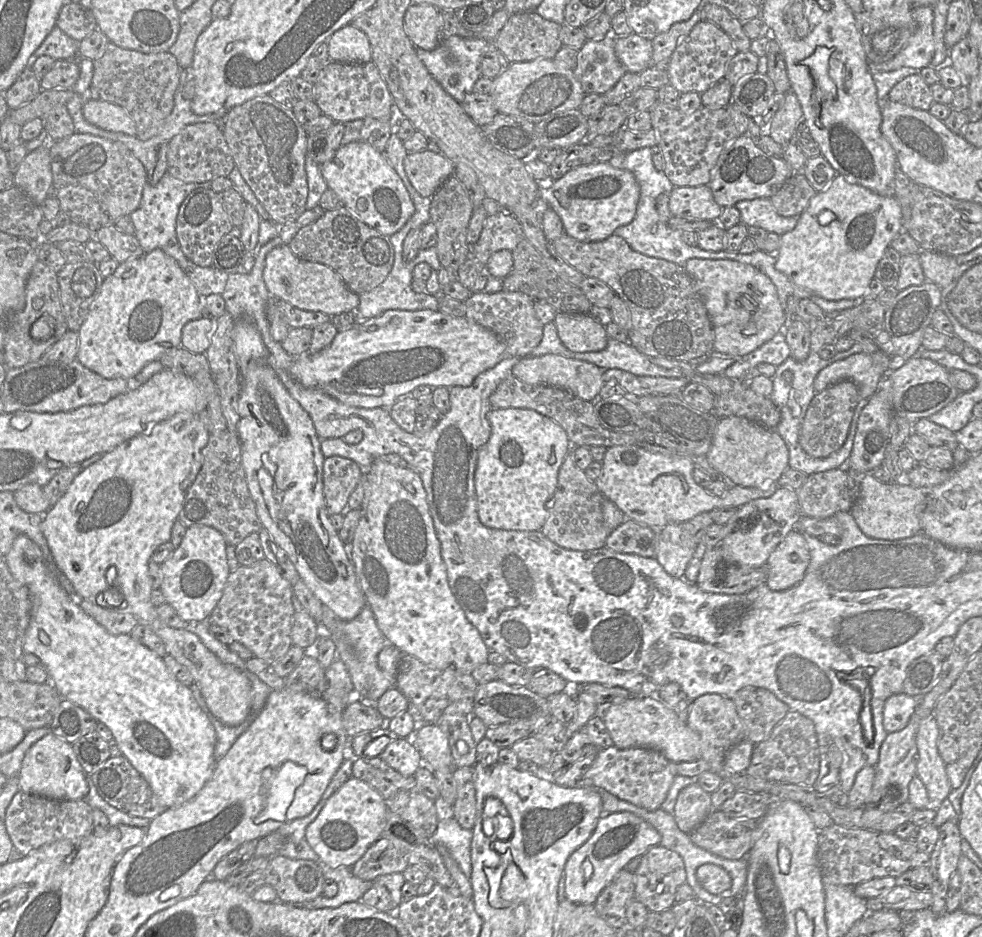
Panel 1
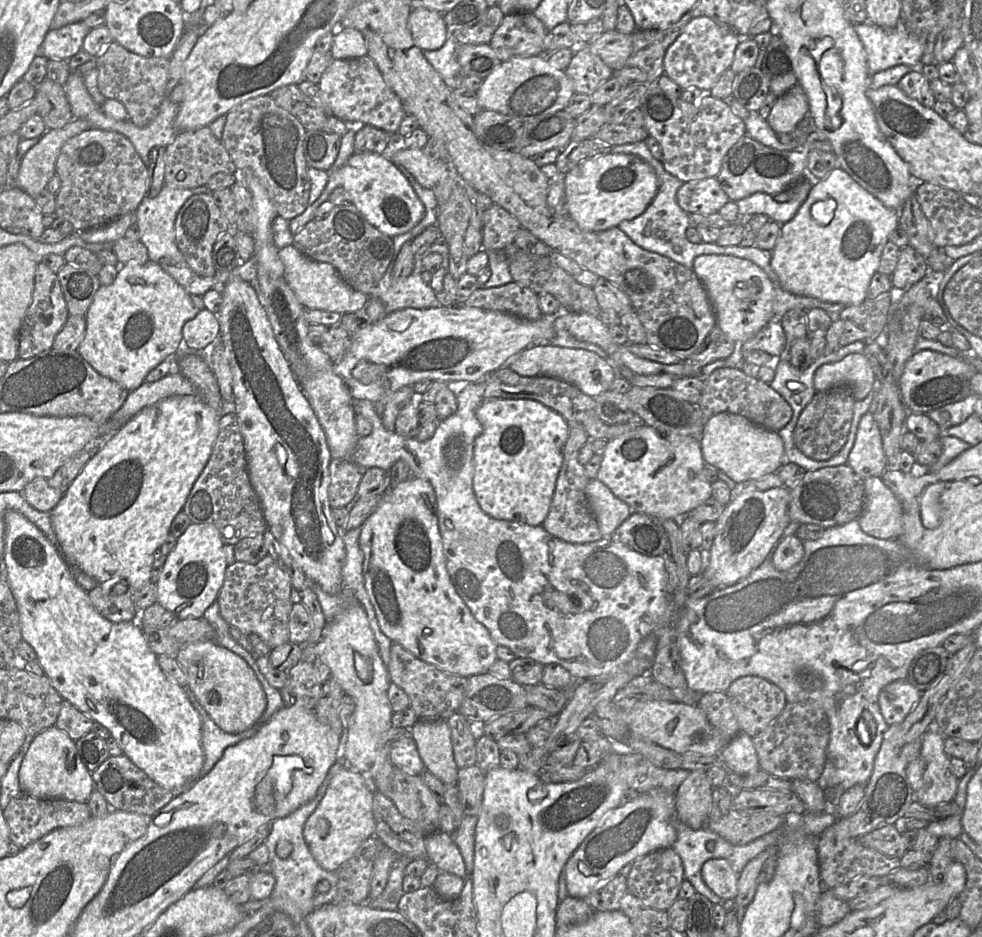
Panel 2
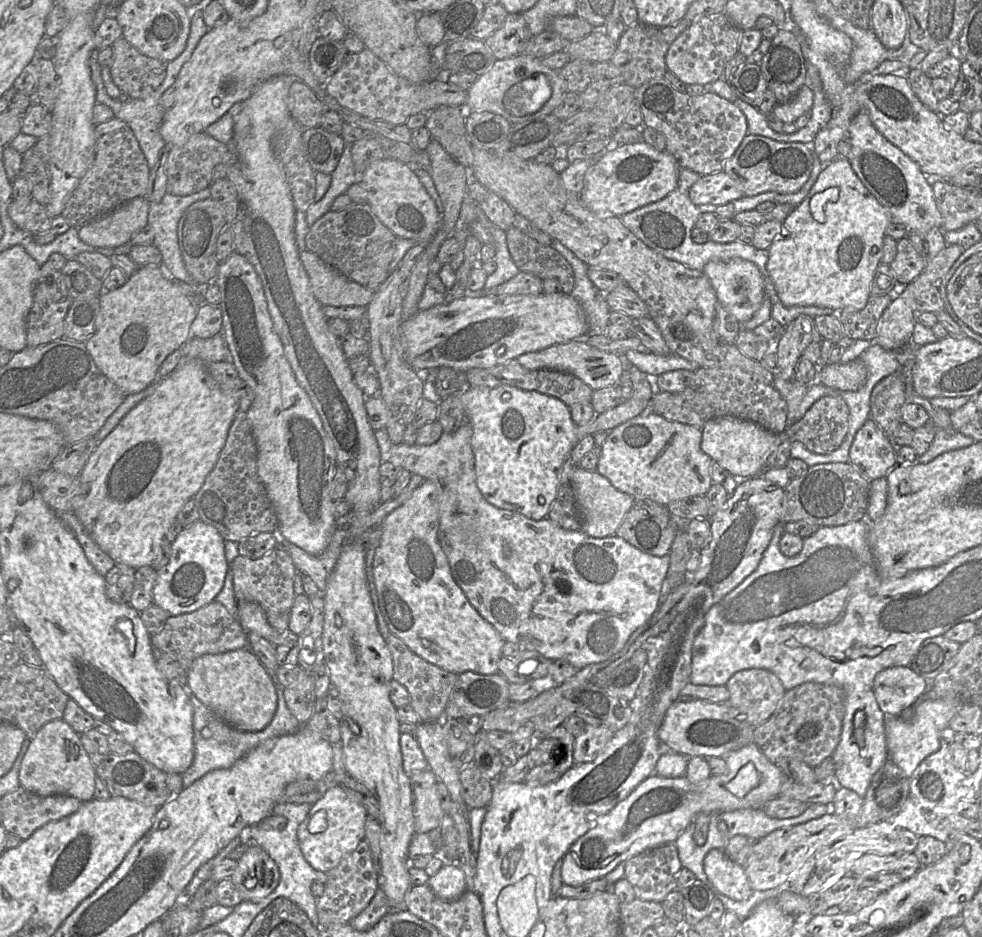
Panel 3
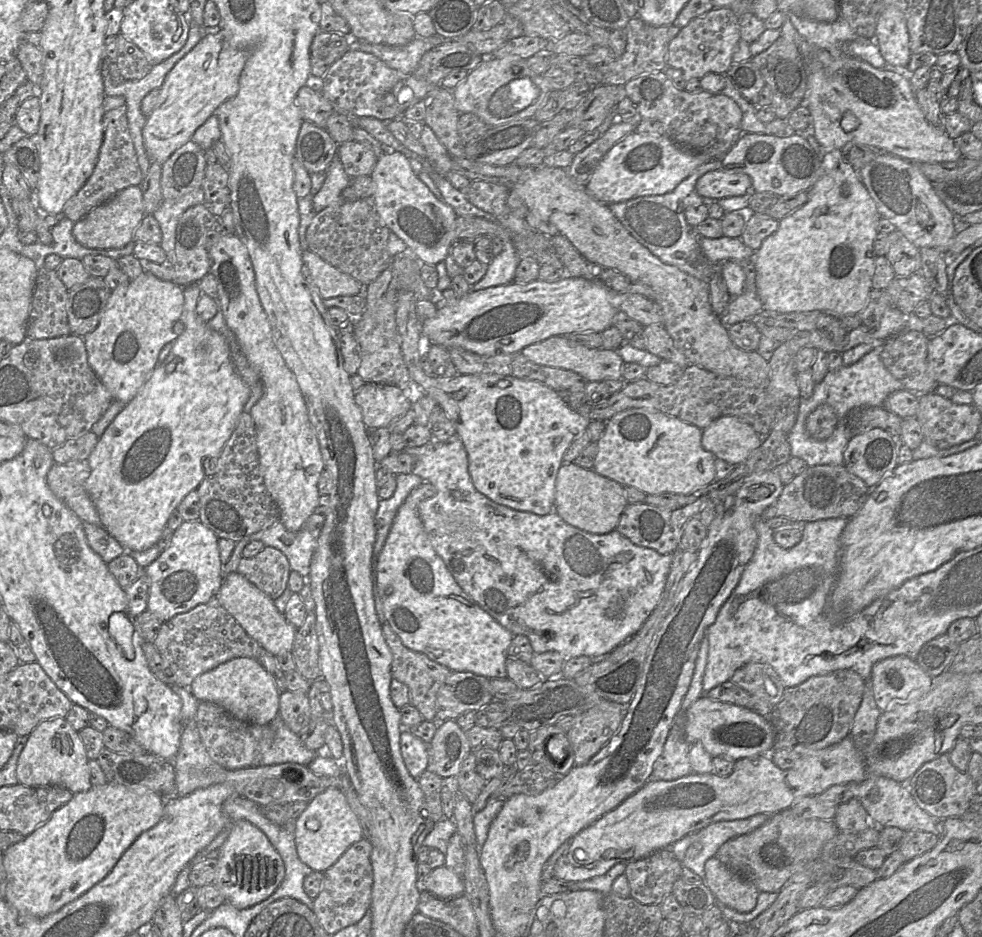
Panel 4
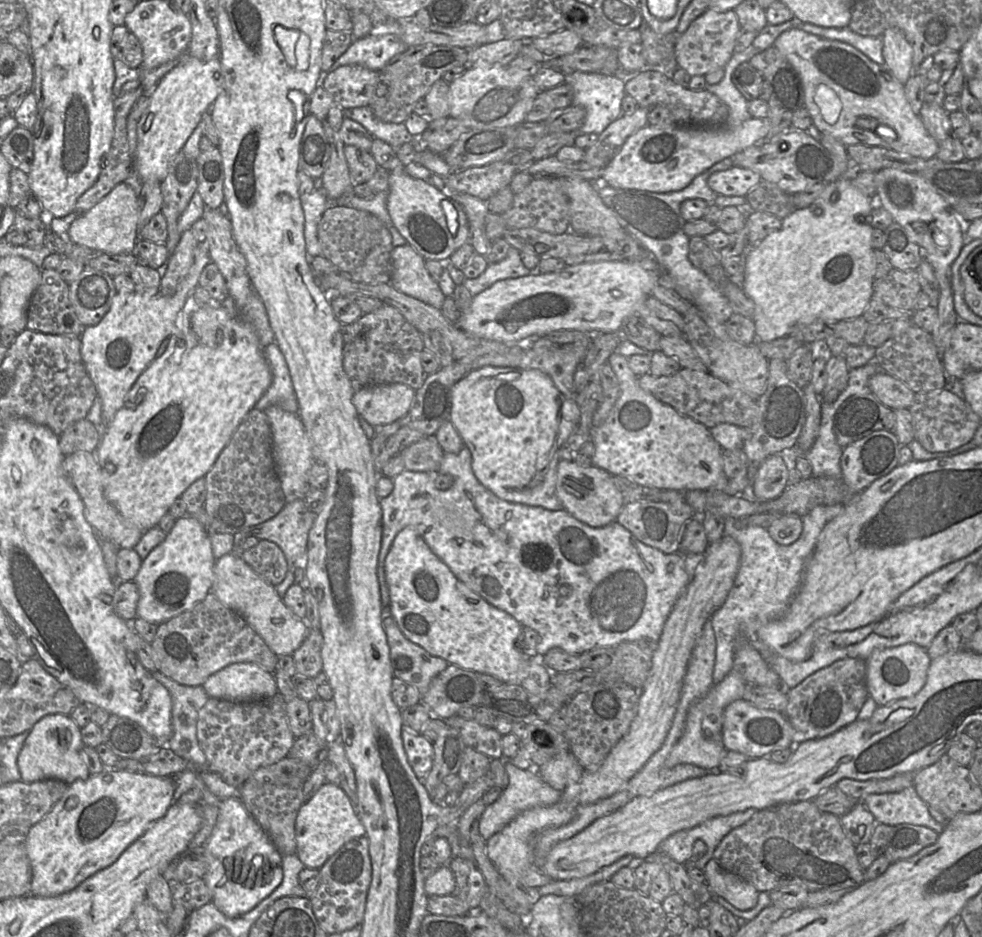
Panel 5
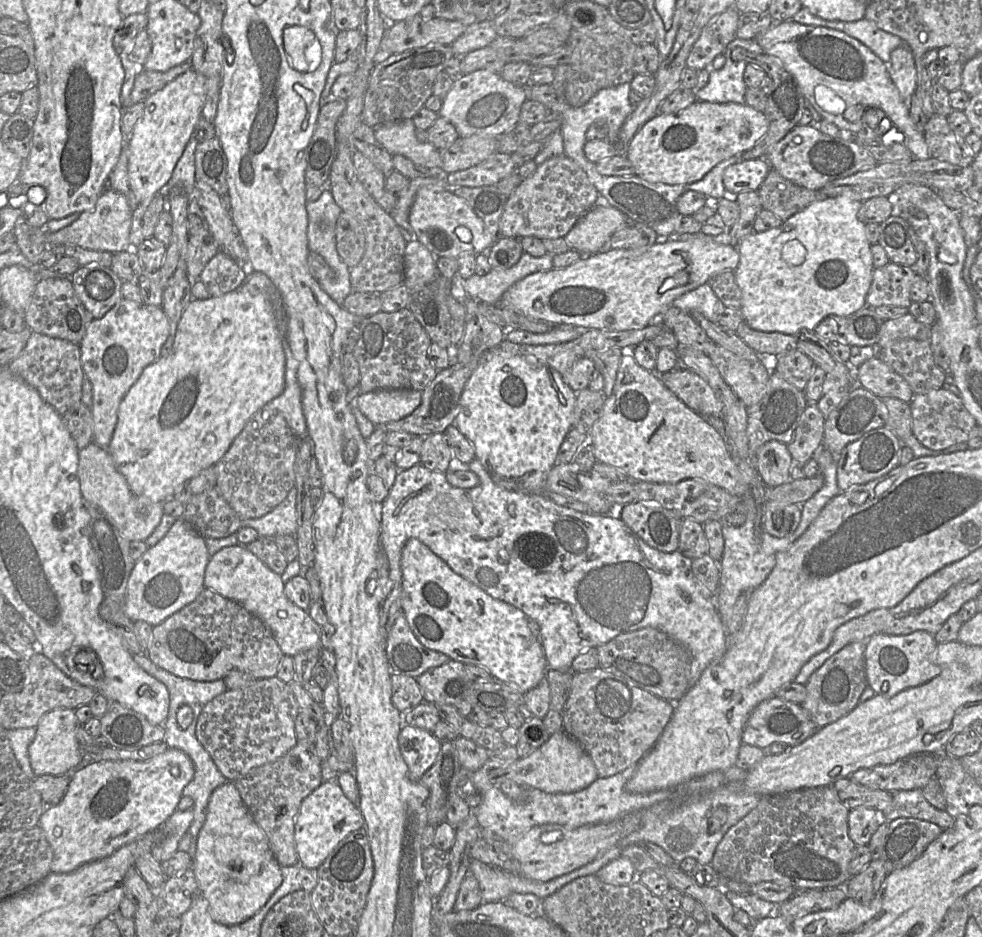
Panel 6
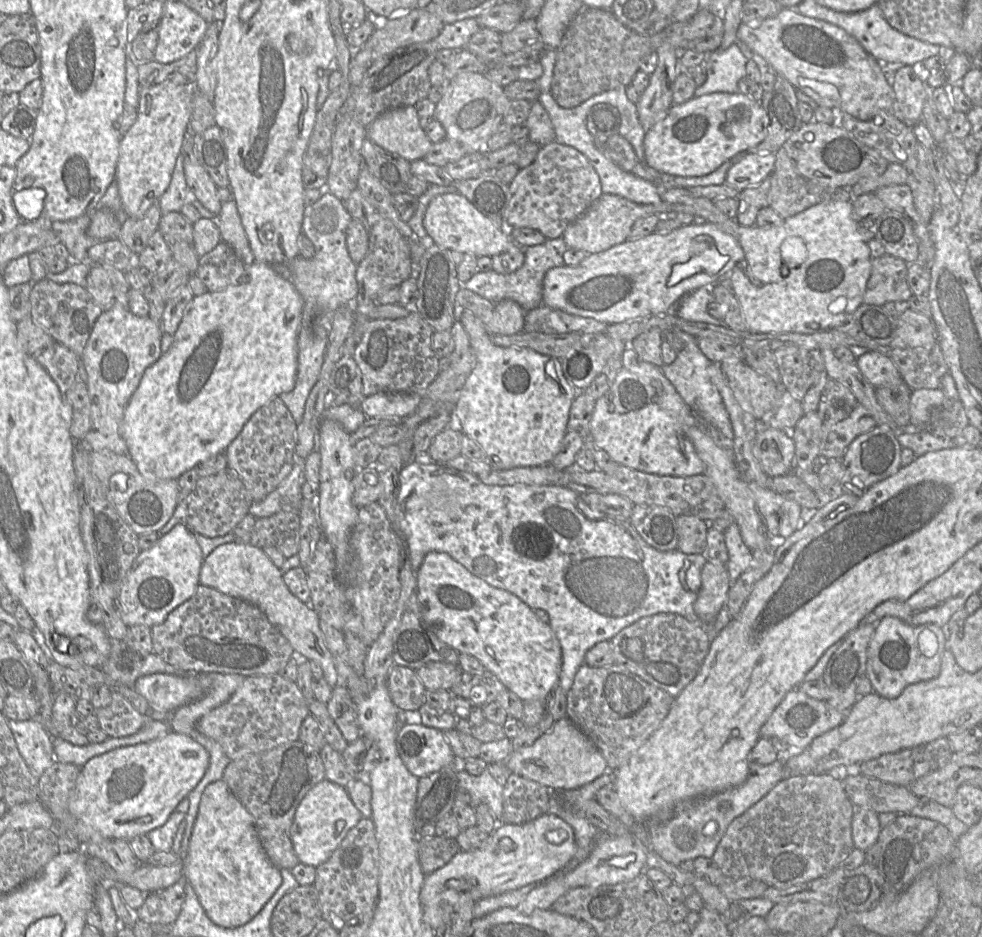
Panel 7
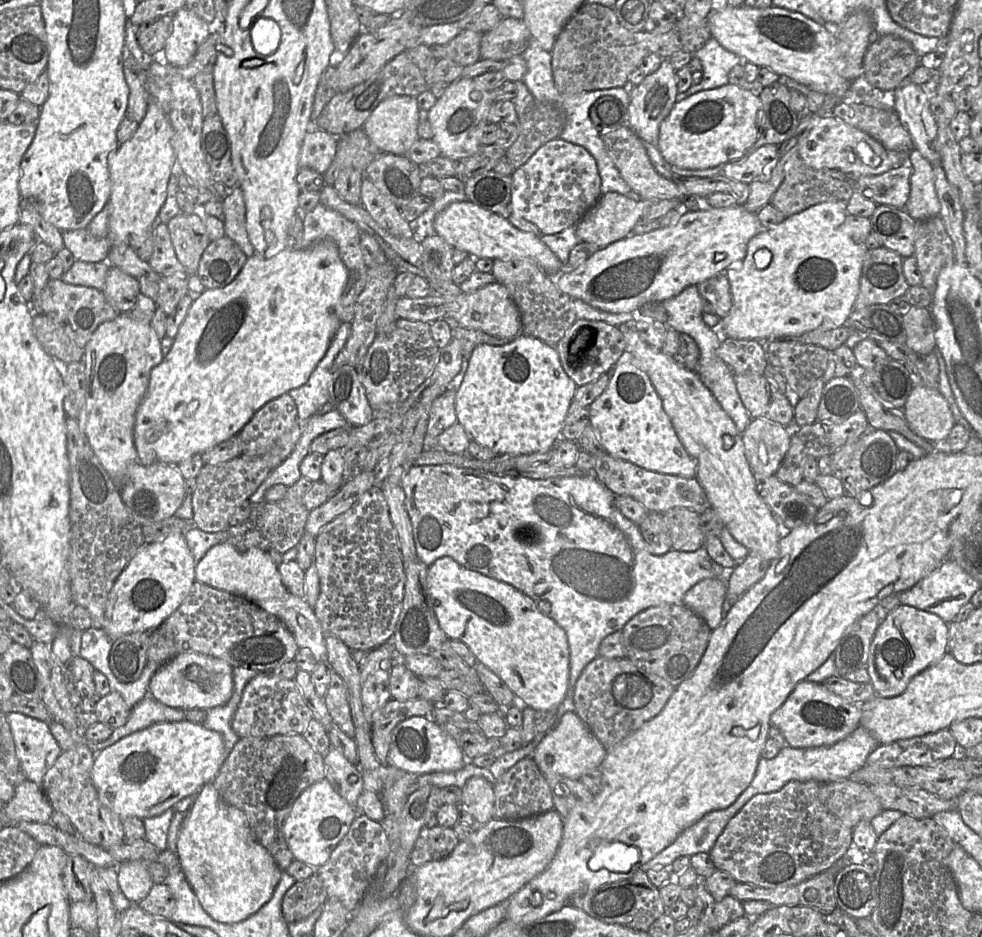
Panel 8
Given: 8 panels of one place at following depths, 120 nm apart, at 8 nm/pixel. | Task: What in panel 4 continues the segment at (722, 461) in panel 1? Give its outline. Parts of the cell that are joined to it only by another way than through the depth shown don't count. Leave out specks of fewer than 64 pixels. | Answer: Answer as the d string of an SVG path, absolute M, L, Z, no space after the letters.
M722 416L702 430L703 449L733 465L743 462L762 442L752 426L736 416Z

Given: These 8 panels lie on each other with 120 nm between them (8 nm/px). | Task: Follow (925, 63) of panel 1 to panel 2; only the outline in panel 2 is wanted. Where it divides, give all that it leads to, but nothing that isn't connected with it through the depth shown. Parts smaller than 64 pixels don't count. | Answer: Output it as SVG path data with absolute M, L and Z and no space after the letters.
M903 19L893 28L852 24L866 51L870 75L897 65L912 67L921 63L927 37L913 33Z

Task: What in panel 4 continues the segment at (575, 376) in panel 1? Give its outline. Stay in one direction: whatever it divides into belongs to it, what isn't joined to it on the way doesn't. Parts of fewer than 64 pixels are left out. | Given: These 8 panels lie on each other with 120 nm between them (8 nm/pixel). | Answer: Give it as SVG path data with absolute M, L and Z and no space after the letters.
M554 336L524 348L522 354L530 361L543 366L562 368L579 374L585 381L605 381L622 379L624 361L615 350L589 349L566 336Z

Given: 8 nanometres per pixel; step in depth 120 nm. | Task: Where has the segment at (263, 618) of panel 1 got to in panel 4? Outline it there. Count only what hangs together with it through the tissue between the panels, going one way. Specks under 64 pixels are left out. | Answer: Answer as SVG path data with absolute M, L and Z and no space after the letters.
M265 546L252 558L242 557L237 572L274 601L288 587L291 568L280 550Z

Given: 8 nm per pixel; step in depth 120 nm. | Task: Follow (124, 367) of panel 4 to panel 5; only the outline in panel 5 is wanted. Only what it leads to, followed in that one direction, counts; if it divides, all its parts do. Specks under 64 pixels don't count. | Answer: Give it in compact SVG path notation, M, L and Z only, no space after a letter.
M206 239L196 245L193 264L173 296L167 297L160 293L141 295L136 291L117 292L102 320L83 329L80 336L80 353L86 372L101 400L101 437L113 422L116 413L123 407L128 392L139 376L156 360L156 353L162 341L175 332L178 315L189 294L198 286L200 274L210 261Z

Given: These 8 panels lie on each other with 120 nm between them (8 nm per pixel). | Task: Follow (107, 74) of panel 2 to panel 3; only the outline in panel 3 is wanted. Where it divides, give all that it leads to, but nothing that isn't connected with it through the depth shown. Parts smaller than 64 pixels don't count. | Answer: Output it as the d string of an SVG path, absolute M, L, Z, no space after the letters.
M124 38L110 46L112 61L109 71L113 83L133 99L143 99L154 92L166 75L166 63L140 53Z

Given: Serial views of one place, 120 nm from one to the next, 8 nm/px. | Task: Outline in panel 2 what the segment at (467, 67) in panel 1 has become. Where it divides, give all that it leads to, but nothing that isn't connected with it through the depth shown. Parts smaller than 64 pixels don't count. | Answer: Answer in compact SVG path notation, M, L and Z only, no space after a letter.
M449 34L449 37L440 49L423 50L425 58L451 90L461 88L462 81L466 76L457 61L456 51L458 45L456 39Z

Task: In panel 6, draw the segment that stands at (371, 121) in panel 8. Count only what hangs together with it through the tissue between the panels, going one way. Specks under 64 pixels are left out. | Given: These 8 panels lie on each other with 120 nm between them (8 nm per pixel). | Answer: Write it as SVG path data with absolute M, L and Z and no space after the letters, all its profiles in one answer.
M412 119L380 125L374 128L374 135L391 155L403 155L424 167L441 168L440 151L428 141L418 141Z

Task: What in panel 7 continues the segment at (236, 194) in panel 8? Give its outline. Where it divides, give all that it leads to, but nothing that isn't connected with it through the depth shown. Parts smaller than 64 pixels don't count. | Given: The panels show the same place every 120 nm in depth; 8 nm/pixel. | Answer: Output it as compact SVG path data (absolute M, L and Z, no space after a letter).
M233 198L222 203L218 215L218 227L222 241L234 250L246 267L251 266L255 262L255 256L243 227L236 201Z

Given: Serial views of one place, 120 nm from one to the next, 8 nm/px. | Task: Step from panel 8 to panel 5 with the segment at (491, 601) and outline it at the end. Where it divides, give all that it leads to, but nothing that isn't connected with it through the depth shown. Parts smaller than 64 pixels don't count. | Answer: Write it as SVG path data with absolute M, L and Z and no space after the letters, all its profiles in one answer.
M405 527L396 535L385 559L385 578L389 588L391 616L407 639L449 664L478 674L489 674L506 685L521 685L528 673L529 660L534 658L522 654L515 647L522 625L510 614L493 607L469 590L431 551L413 527Z

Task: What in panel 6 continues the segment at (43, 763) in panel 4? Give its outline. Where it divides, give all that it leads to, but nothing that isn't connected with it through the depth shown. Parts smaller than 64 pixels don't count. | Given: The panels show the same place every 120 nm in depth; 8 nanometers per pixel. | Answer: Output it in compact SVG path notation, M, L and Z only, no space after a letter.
M56 708L42 716L36 726L36 734L28 748L30 765L36 777L43 775L66 775L71 773L82 761L76 728L79 722L75 710Z

